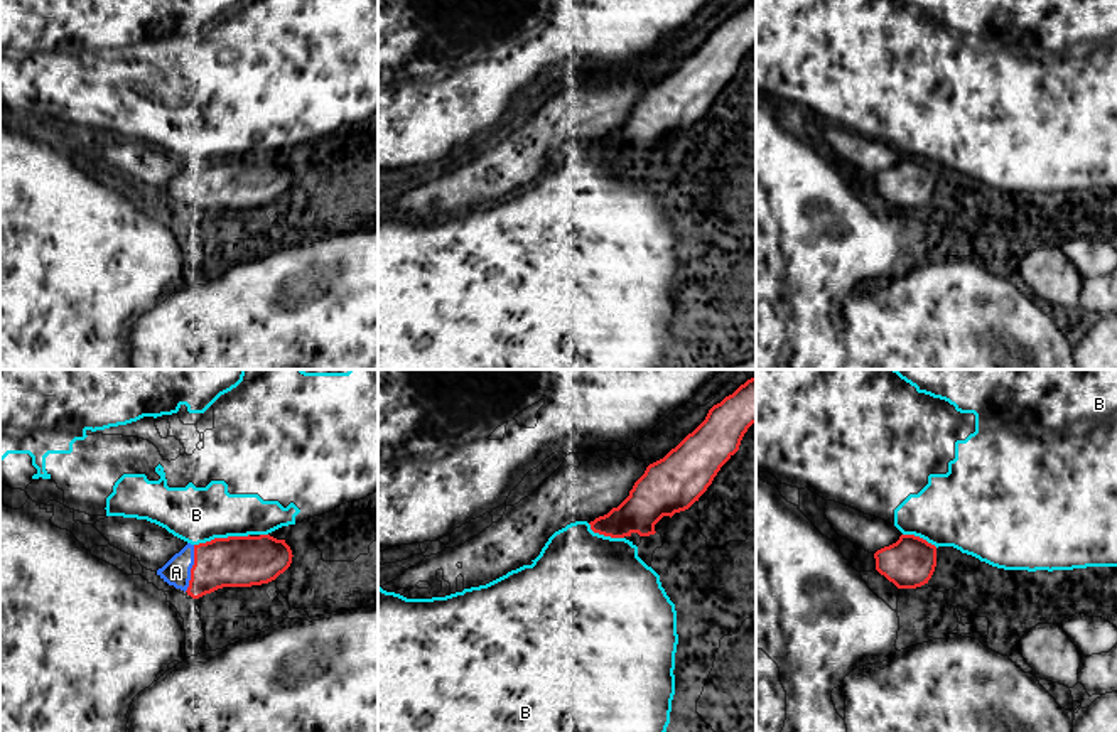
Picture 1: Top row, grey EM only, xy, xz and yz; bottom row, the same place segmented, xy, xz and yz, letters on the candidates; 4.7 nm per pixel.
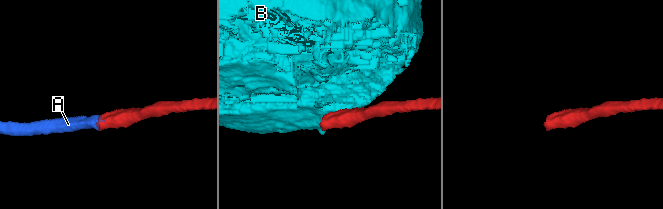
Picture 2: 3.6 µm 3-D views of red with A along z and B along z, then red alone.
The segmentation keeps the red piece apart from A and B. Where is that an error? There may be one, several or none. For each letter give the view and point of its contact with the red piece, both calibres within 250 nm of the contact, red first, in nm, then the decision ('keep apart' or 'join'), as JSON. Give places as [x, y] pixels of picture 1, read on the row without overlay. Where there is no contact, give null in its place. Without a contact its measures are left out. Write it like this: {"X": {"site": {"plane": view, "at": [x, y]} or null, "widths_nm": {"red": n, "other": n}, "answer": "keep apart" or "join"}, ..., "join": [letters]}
{"A": {"site": {"plane": "xy", "at": [191, 191]}, "widths_nm": {"red": 240, "other": 130}, "answer": "join"}, "B": {"site": {"plane": "xy", "at": [221, 161]}, "widths_nm": {"red": 240, "other": 280}, "answer": "keep apart"}, "join": ["A"]}

